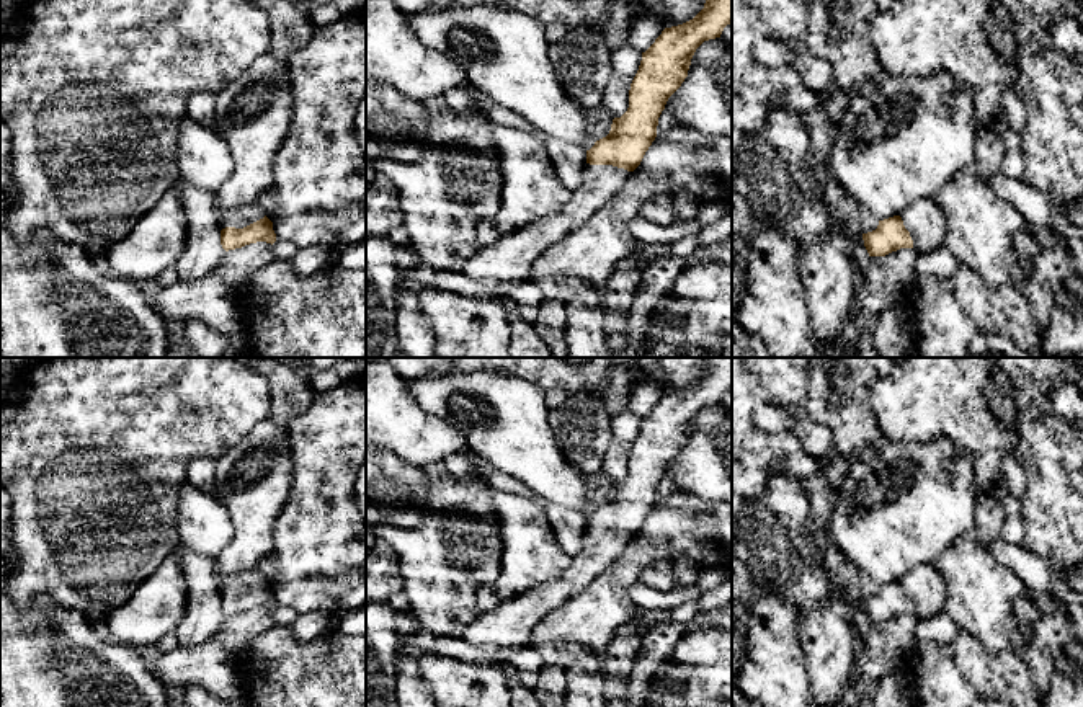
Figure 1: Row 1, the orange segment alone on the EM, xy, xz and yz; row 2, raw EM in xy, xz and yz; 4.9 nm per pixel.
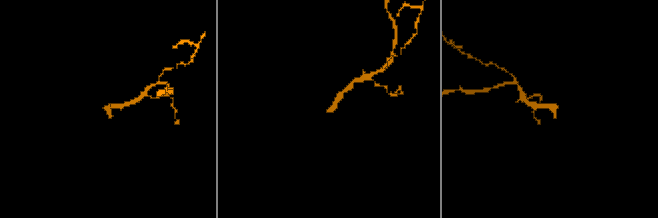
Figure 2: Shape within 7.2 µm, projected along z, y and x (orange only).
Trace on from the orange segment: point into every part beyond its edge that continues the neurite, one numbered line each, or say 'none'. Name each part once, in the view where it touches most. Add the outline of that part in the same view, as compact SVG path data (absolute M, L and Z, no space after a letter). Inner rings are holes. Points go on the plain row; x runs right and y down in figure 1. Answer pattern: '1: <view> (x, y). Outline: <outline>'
1: xz (507, 627). Outline: M586 529L582 550L572 557L564 575L479 614L464 634L474 650L500 655L529 645L533 629L565 599L580 593L627 547L631 537L613 531Z

